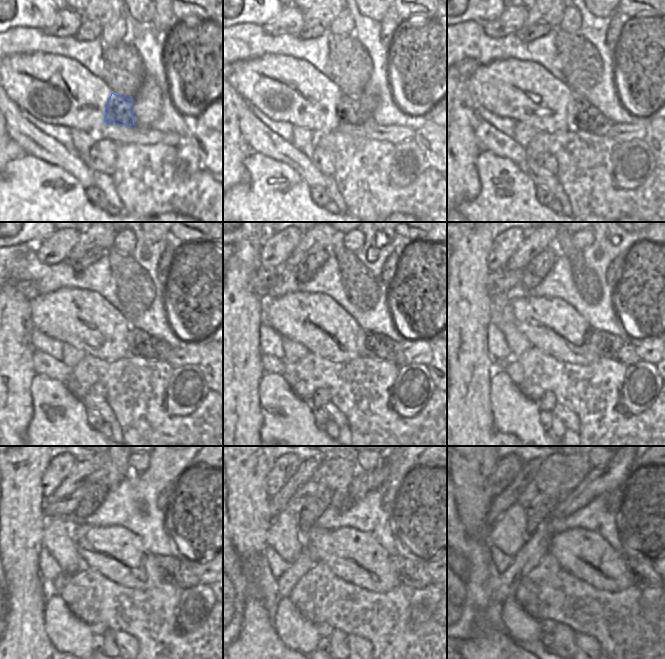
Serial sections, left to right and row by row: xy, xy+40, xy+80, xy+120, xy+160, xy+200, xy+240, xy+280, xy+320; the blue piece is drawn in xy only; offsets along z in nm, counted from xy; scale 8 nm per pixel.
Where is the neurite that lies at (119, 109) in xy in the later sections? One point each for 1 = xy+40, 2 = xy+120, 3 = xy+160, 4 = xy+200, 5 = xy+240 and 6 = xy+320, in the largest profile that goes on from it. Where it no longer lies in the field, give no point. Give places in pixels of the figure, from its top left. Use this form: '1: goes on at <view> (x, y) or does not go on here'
1: goes on at xy+40 (348, 110)
2: goes on at xy+120 (142, 344)
3: goes on at xy+160 (376, 346)
4: goes on at xy+200 (611, 346)
5: goes on at xy+240 (183, 574)
6: goes on at xy+320 (643, 575)

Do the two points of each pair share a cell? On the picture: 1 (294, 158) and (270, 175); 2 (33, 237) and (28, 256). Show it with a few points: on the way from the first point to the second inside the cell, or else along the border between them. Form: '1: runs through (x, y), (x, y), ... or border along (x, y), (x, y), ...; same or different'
1: border along (263, 155), (287, 164), (303, 179); different
2: border along (34, 246), (12, 245), (10, 247); different

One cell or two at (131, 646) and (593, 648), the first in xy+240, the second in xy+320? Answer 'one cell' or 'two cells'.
one cell

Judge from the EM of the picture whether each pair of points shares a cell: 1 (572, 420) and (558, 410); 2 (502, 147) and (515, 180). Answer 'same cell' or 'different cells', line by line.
1: same cell
2: different cells

